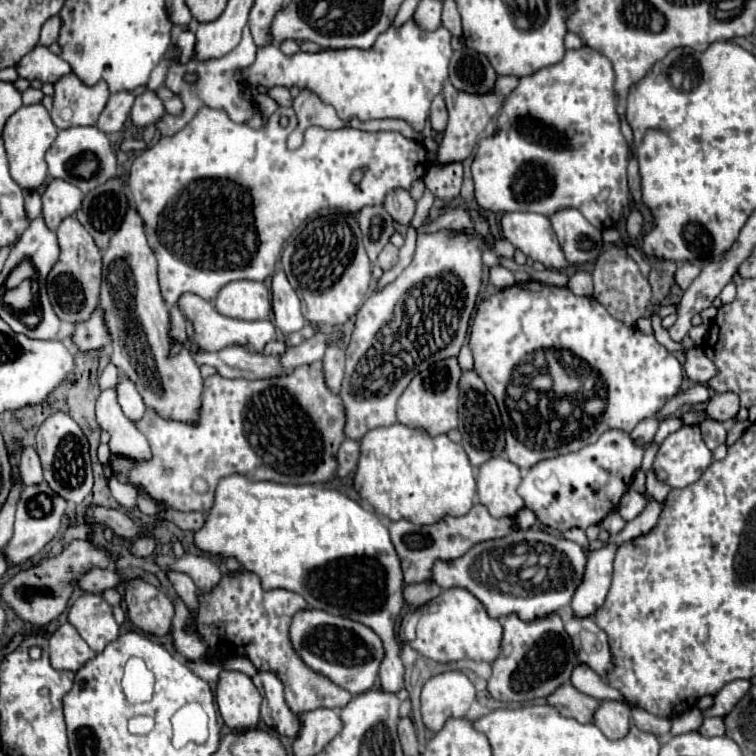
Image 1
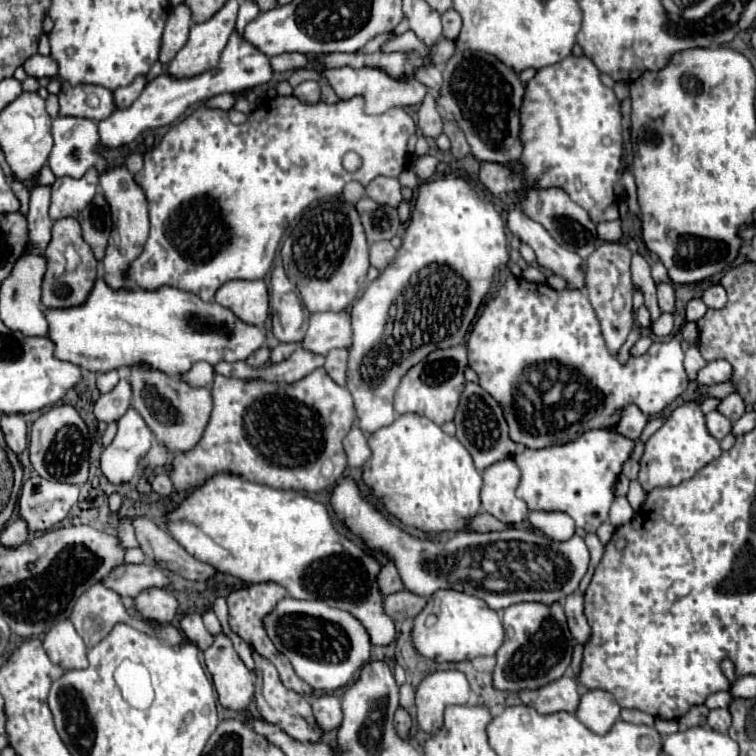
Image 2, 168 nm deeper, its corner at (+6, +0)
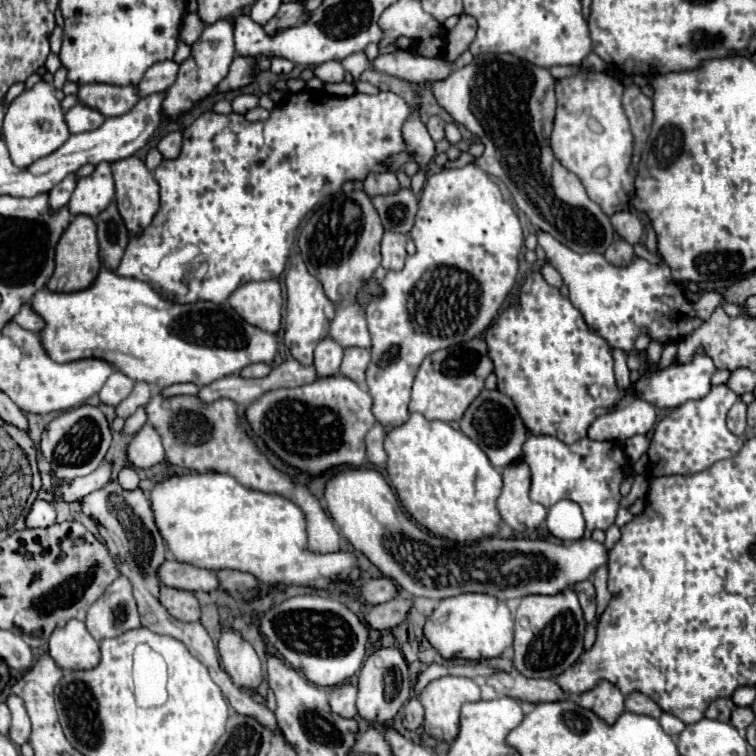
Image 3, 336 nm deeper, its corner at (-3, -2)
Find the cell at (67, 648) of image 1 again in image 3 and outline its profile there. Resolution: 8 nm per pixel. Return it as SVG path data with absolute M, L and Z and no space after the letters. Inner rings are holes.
M70 620L64 628L52 632L48 652L62 670L88 670L100 662L100 642L92 638L92 634L86 630L86 624L80 620Z

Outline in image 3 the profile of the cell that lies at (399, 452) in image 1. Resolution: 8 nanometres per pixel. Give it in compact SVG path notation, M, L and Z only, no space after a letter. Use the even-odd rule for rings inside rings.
M408 408L408 420L406 420L404 424L400 424L400 426L396 426L396 428L388 428L388 426L386 426L386 442L384 442L384 448L386 448L386 452L388 452L388 466L386 466L386 472L388 472L388 476L390 476L390 482L392 482L392 486L396 488L398 498L400 498L402 506L406 508L406 512L408 512L420 526L424 526L424 528L428 528L432 534L436 534L436 536L440 536L440 538L446 538L446 540L452 540L452 542L476 542L476 540L484 540L484 538L488 538L488 536L496 536L496 534L498 534L502 518L500 518L500 514L498 514L496 500L498 500L500 490L502 490L502 476L500 476L500 472L490 464L490 460L488 460L488 456L482 452L482 448L480 448L474 440L470 440L468 436L464 436L464 432L454 430L448 422L426 420L424 416L420 416L418 412L410 412L410 408Z

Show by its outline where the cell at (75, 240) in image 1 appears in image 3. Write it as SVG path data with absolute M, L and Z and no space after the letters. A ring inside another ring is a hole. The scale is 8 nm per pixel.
M76 216L66 232L62 234L58 246L56 246L56 270L52 278L48 280L48 288L54 292L78 292L88 288L100 270L100 258L98 258L98 238L96 238L96 224L90 216Z

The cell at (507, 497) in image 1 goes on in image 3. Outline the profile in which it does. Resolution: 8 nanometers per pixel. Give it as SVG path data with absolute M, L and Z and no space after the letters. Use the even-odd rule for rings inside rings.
M526 462L510 464L504 474L498 512L502 520L516 532L538 528L546 520L546 508L530 500L530 468Z

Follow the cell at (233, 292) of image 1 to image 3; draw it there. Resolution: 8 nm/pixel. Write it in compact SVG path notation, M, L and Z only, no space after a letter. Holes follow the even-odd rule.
M276 280L242 284L236 292L232 292L232 296L228 298L228 304L244 320L248 320L248 324L256 328L264 328L266 332L272 332L272 334L280 330L282 292Z

